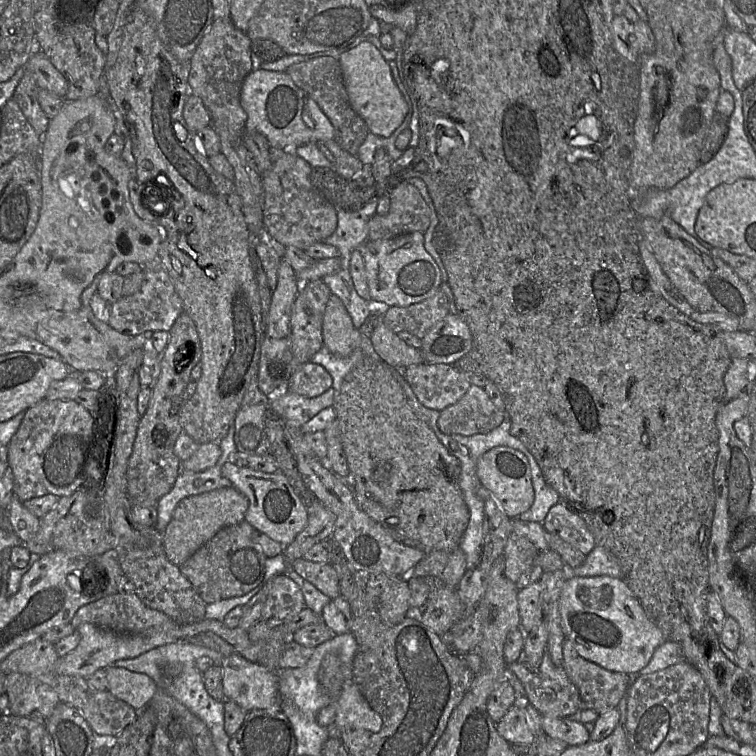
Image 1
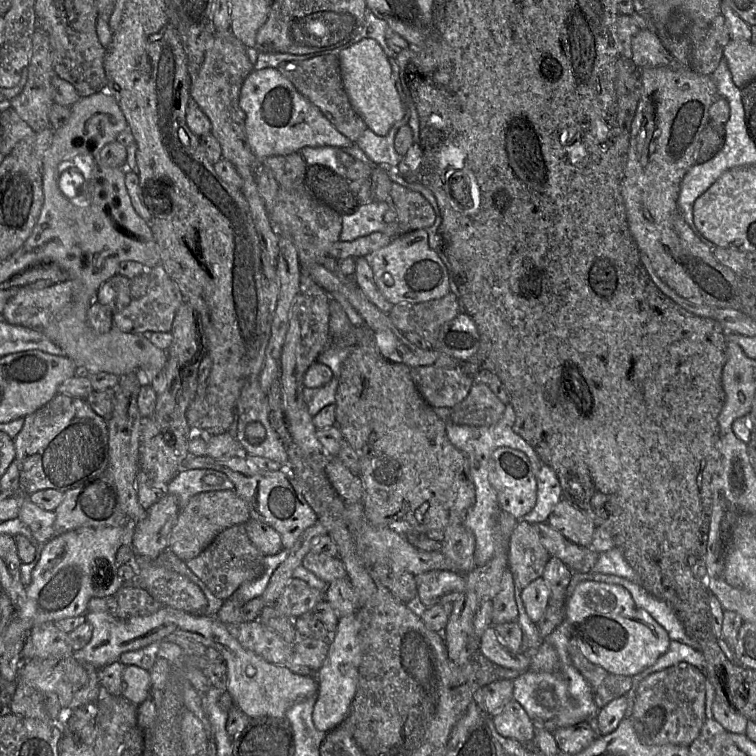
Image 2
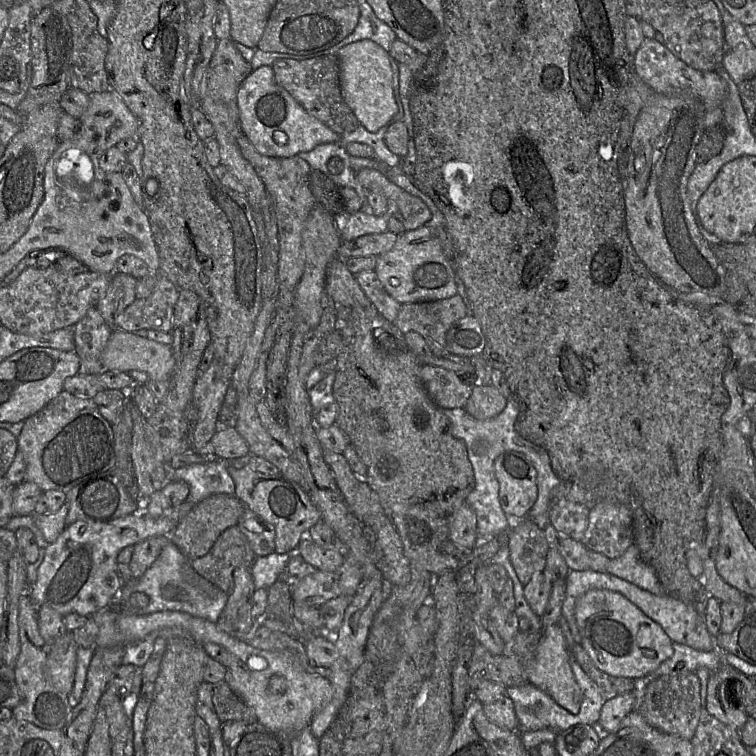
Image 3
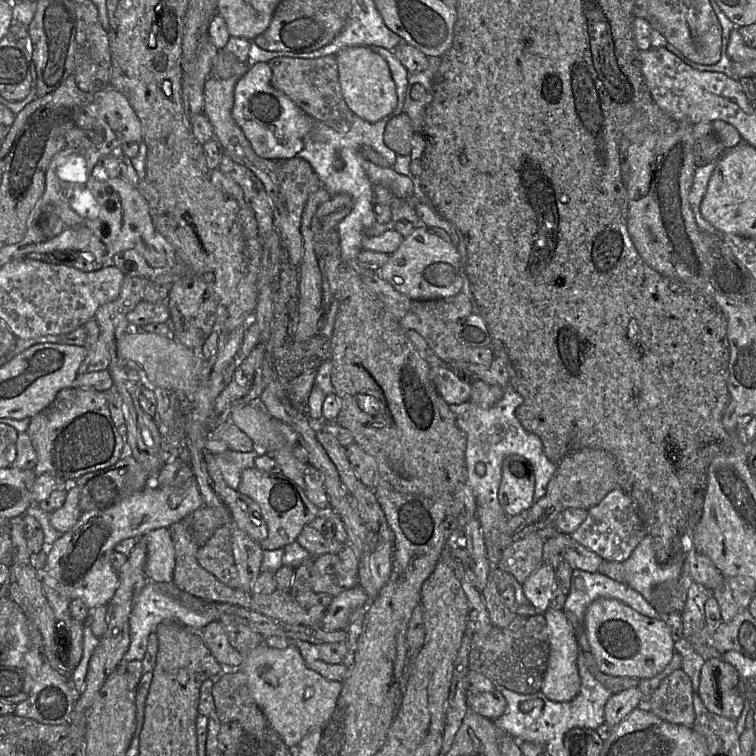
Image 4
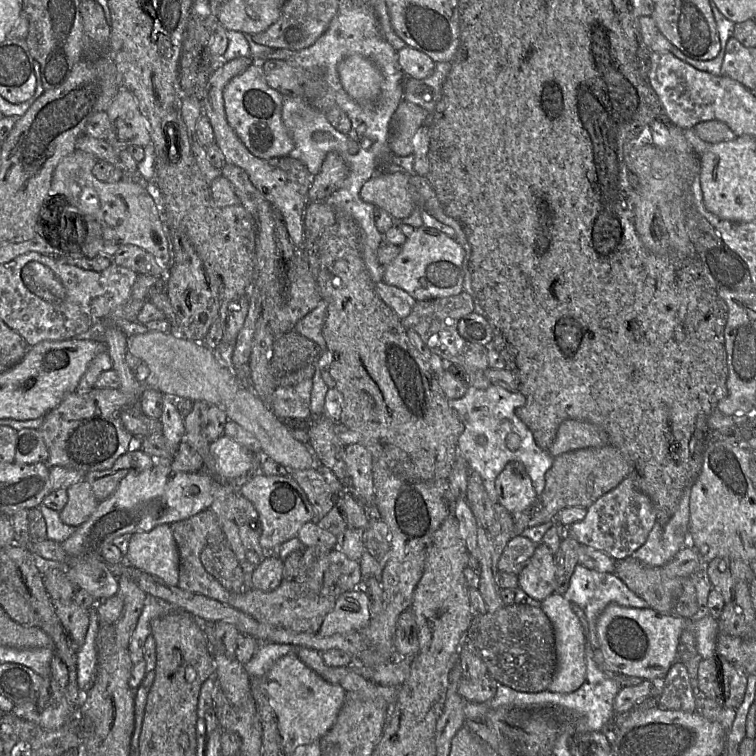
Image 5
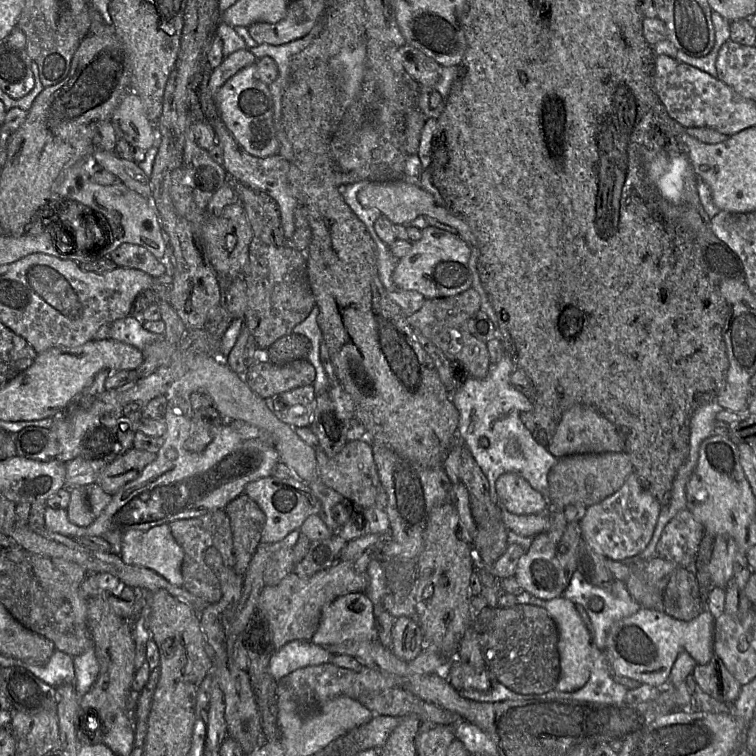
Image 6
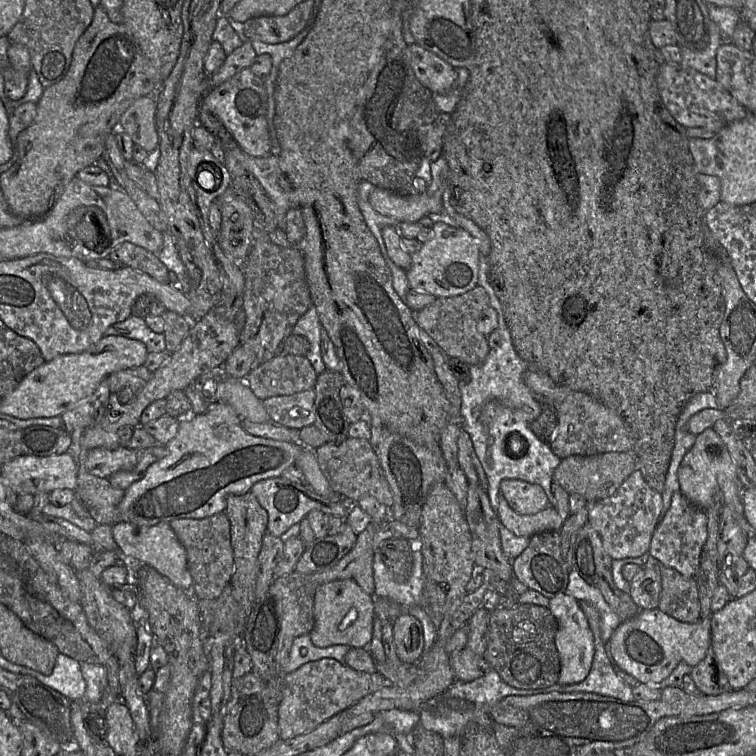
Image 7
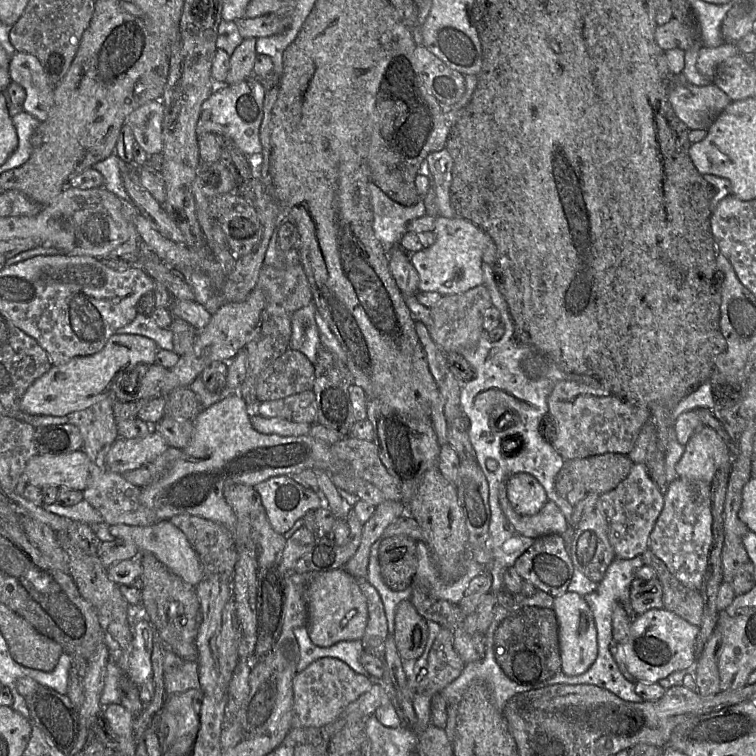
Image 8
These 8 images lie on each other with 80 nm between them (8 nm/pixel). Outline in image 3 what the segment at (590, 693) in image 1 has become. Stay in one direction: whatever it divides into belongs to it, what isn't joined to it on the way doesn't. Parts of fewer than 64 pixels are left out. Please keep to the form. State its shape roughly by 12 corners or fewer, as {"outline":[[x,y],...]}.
{"outline":[[580,643],[572,653],[605,699],[633,691],[635,679],[599,670]]}

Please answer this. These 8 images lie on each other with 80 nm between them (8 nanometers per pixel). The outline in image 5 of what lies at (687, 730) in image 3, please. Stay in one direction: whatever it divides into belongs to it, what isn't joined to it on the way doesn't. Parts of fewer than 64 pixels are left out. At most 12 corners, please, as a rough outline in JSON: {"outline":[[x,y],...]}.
{"outline":[[676,660],[661,680],[658,707],[695,711],[686,667]]}

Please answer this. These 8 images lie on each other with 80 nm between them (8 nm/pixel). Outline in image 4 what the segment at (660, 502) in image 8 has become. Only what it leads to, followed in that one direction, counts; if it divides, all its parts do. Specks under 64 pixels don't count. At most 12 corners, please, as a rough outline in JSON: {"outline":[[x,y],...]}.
{"outline":[[619,487],[569,536],[622,563],[647,534]]}

